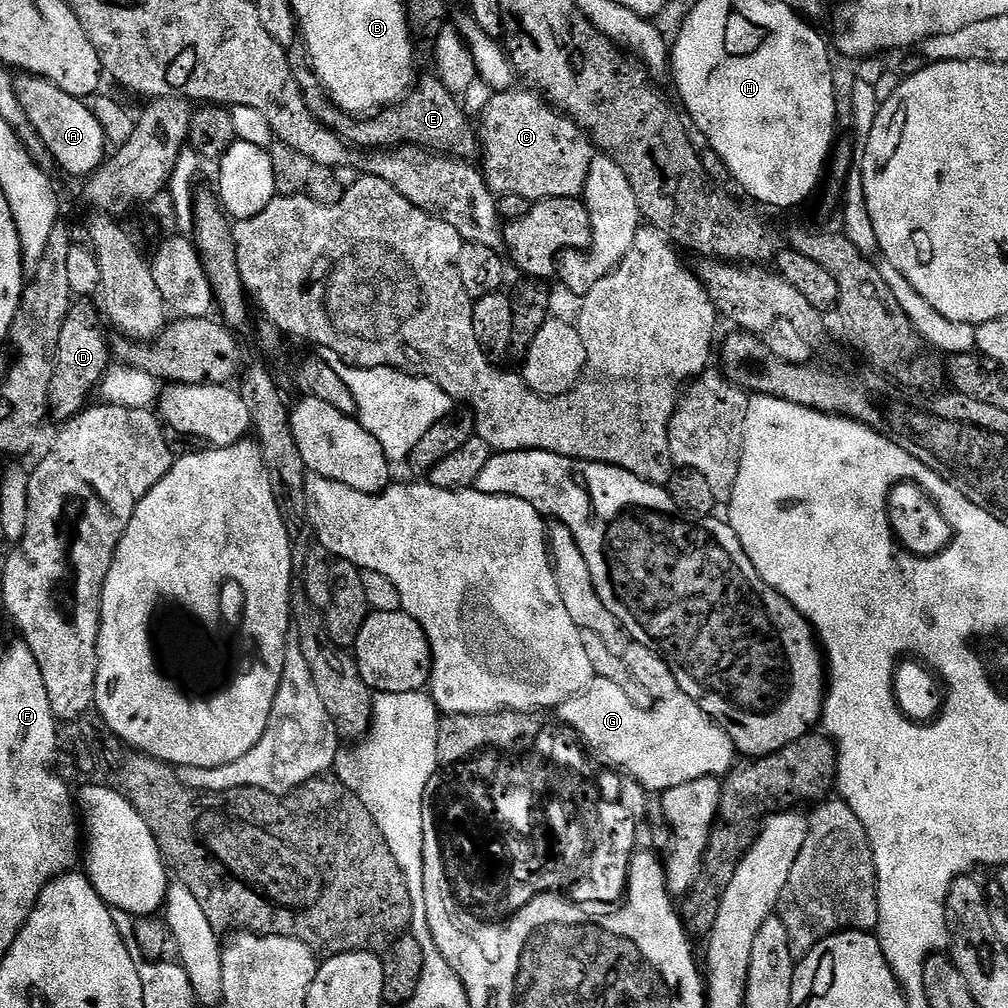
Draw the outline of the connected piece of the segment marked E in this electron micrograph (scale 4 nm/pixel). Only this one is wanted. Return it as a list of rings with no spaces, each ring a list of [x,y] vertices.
[[[303,62],[293,63],[294,78],[298,82],[298,86],[303,90],[306,98],[306,106],[310,110],[310,114],[314,114],[314,118],[322,126],[329,128],[334,134],[338,134],[338,138],[342,138],[346,143],[351,144],[357,150],[387,150],[389,148],[399,148],[401,146],[419,146],[427,148],[434,152],[439,152],[446,156],[454,156],[457,158],[472,158],[478,152],[478,128],[475,123],[468,121],[468,116],[464,113],[464,108],[459,104],[457,93],[452,92],[440,80],[439,76],[429,74],[429,76],[421,75],[418,83],[415,85],[414,91],[403,102],[389,106],[379,114],[373,115],[371,118],[357,118],[355,115],[342,111],[335,102],[333,102],[324,88],[320,85],[320,79],[312,70],[311,63]]]

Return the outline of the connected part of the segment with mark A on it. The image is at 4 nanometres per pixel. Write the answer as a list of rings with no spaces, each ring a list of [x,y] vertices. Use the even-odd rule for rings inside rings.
[[[17,75],[16,93],[18,102],[22,102],[22,110],[26,110],[26,118],[42,138],[47,153],[52,154],[70,175],[91,177],[106,159],[106,139],[93,109],[81,97],[66,94],[66,90],[41,76]]]

